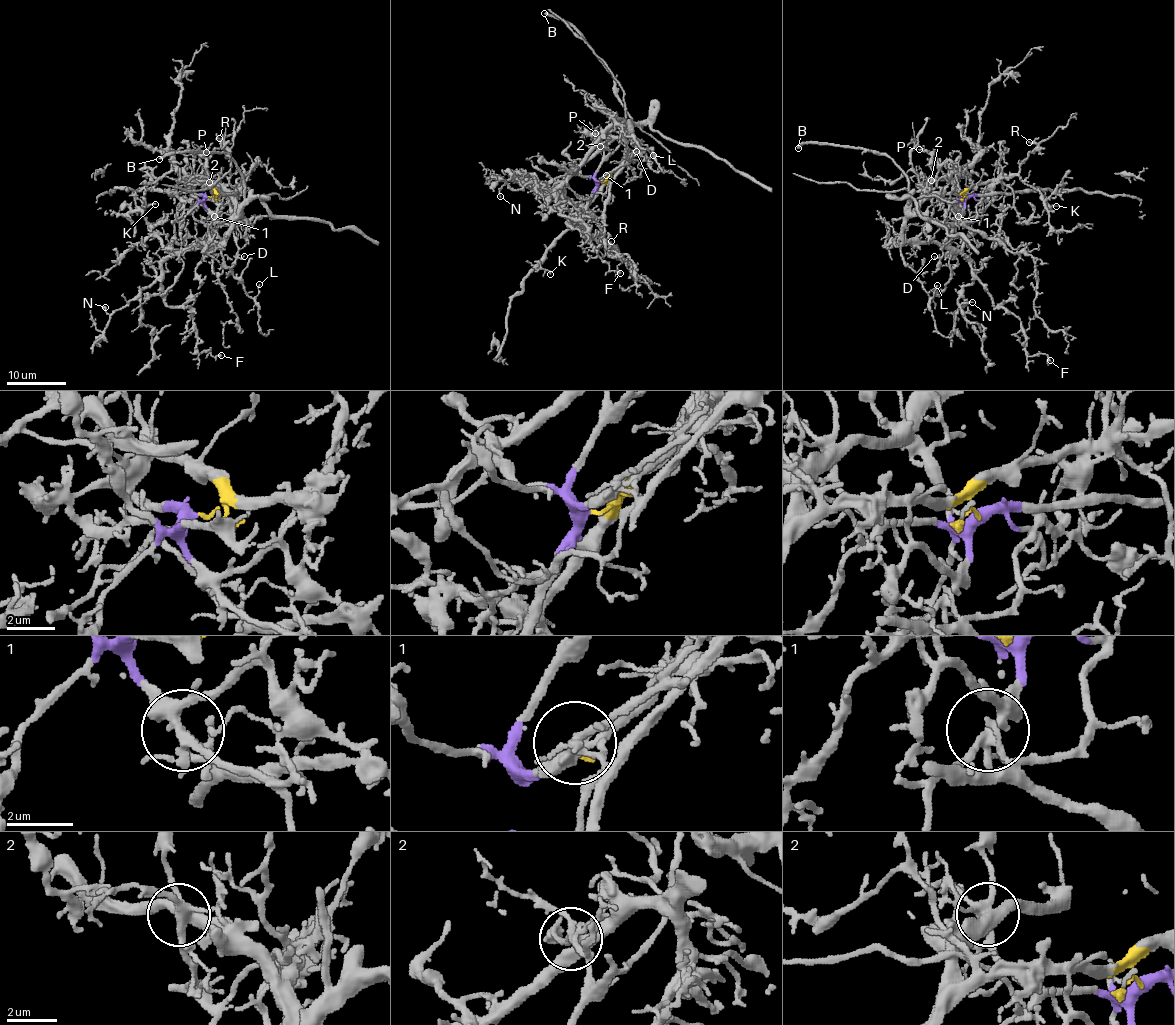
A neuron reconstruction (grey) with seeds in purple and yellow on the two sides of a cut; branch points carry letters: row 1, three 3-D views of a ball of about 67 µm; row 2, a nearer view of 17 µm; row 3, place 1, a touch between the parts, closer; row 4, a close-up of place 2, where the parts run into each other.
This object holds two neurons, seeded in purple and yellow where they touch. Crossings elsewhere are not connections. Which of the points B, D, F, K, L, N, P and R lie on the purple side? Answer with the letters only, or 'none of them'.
D, K, P

